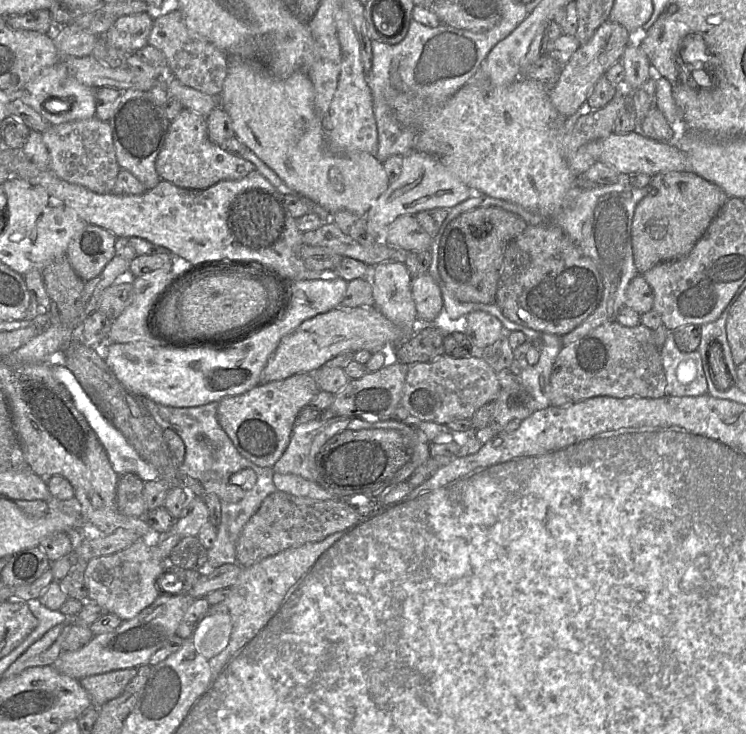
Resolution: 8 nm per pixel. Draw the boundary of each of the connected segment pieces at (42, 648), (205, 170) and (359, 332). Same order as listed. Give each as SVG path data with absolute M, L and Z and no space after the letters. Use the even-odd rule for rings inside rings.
M68 617L66 623L51 628L42 638L33 643L5 670L1 679L11 678L34 666L53 665L62 652L60 635L68 623L72 623L72 617Z
M184 108L170 122L163 147L155 159L155 169L161 180L185 189L202 190L220 181L242 179L252 173L255 166L213 143L208 135L206 118Z
M339 306L305 320L292 333L284 336L268 359L260 375L259 384L285 379L299 373L314 372L327 361L346 351L383 351L410 339L419 330L433 325L416 319L412 329L401 329L374 306L350 309Z

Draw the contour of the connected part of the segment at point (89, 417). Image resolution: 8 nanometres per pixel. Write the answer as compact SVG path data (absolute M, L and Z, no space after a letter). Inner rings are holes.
M51 360L51 363L49 364L51 366L54 377L67 389L74 402L74 405L78 411L86 418L88 424L103 445L113 470L118 475L122 475L128 472L134 473L140 479L142 479L144 483L158 479L158 471L151 464L139 456L136 450L125 439L123 434L109 421L109 419L103 414L99 407L87 395L72 371L70 371L63 363L58 363Z

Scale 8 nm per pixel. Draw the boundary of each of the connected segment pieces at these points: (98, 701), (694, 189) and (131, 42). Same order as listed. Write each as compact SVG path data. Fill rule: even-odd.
M138 668L114 670L84 677L79 682L89 694L92 707L100 708L106 702L118 697L137 672Z
M662 172L652 176L649 192L637 204L632 222L632 250L638 273L685 257L728 199L719 186L692 172Z
M148 13L121 16L102 38L111 46L131 54L148 44L153 20Z

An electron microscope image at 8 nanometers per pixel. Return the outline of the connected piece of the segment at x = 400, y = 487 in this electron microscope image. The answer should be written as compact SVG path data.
M407 481L392 486L380 497L357 499L357 507L351 507L342 501L325 501L276 491L266 497L258 511L243 527L236 542L237 563L249 567L265 558L274 556L286 549L319 542L329 535L348 527L356 527L369 519L381 515L402 503L415 488Z

